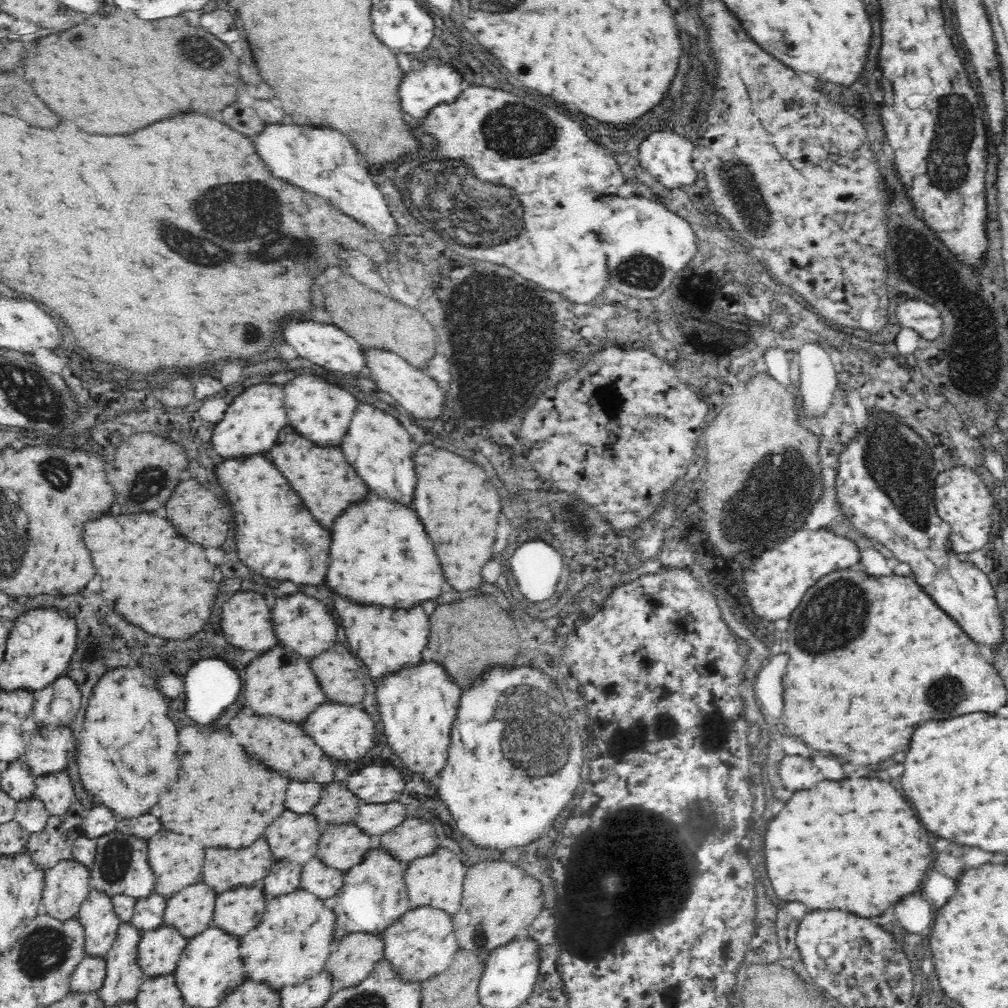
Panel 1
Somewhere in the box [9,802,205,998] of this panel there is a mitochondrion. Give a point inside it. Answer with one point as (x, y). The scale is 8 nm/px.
(46, 949)

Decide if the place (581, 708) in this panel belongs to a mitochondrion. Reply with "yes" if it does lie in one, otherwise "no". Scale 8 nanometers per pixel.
yes

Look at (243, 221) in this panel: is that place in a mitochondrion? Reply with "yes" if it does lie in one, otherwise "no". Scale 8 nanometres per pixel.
yes

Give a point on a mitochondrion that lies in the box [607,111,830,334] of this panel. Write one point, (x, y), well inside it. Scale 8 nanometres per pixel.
(741, 183)

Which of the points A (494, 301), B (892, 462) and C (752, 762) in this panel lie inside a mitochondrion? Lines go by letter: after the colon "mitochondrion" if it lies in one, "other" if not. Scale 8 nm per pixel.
A: mitochondrion
B: mitochondrion
C: mitochondrion

